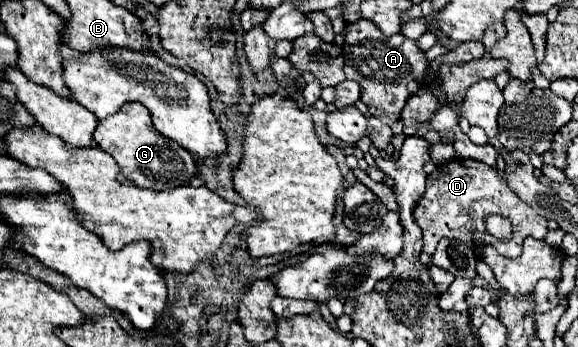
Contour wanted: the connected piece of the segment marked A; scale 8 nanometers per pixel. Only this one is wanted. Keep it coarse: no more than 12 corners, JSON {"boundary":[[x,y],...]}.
{"boundary":[[346,27],[344,73],[386,125],[428,77],[416,41]]}

